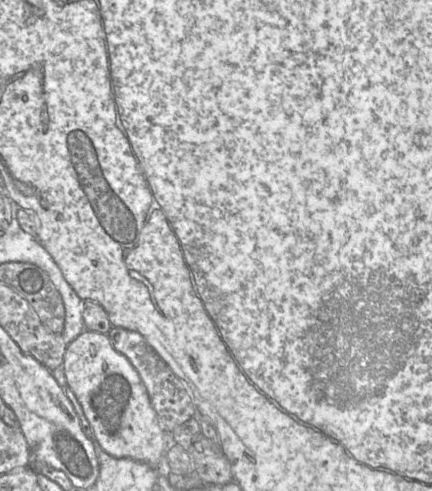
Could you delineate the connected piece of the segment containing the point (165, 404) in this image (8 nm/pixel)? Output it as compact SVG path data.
M114 326L107 335L113 348L124 355L138 372L165 432L170 434L177 426L195 417L195 402L188 387L141 334Z

